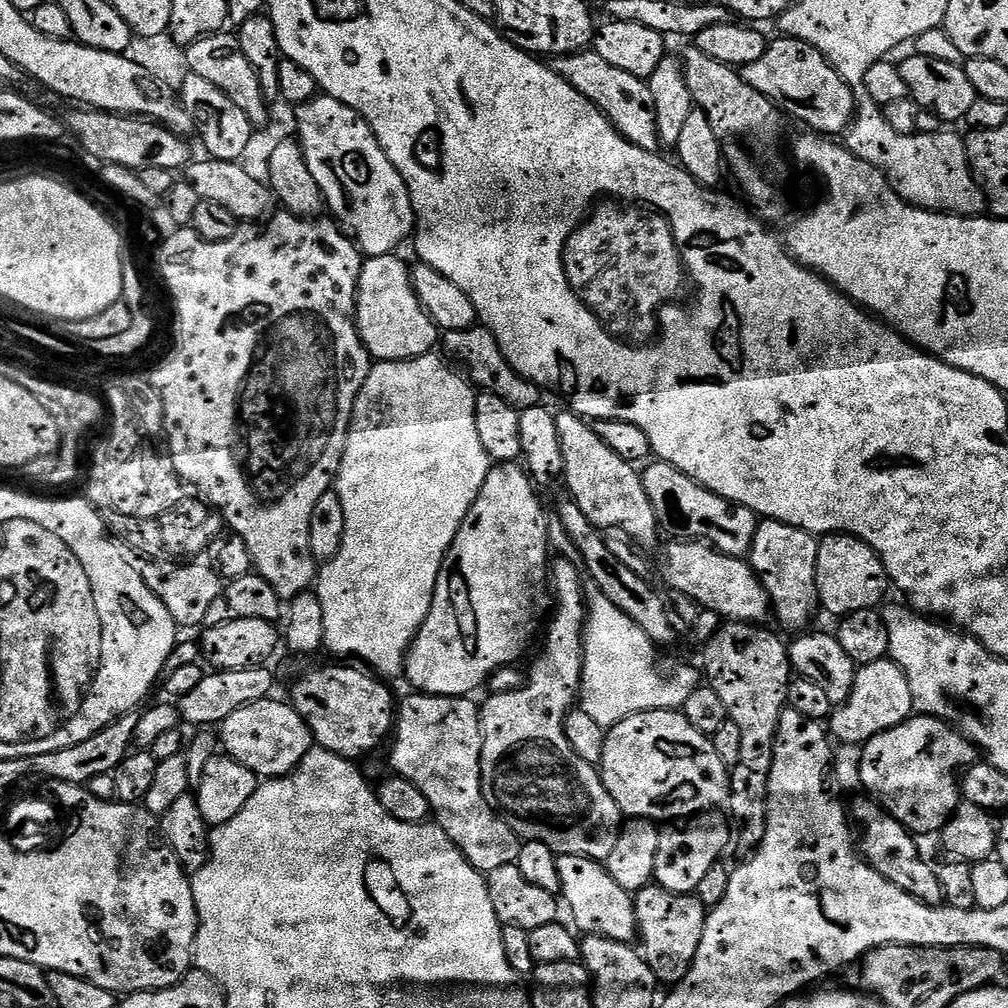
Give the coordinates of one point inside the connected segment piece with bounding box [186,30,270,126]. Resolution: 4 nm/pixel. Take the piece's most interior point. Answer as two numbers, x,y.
218,58

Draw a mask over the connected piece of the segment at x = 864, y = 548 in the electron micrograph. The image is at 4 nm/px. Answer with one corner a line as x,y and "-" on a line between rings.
828,534
819,541
816,581
820,608
836,616
835,618
843,618
858,610
883,605
884,595
887,594
888,588
890,589
882,558
878,558
878,554
866,542
847,534

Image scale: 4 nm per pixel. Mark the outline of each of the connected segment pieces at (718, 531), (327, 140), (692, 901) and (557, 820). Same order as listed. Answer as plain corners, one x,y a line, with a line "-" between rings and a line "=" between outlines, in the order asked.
649,463
649,468
643,469
642,479
646,494
654,506
656,523
663,531
665,528
676,540
707,544
727,556
744,558
751,553
758,523
755,512
714,494
709,488
703,488
698,481
692,480
672,464
655,463
=
327,94
317,95
299,105
296,111
295,135
304,151
306,166
310,166
310,174
314,174
314,182
318,182
320,193
324,195
324,204
331,215
351,235
360,246
365,257
390,256
397,251
396,247
404,239
413,235
416,227
416,212
412,209
412,199
408,193
406,182
398,174
398,170
386,158
378,138
370,130
370,126
356,111
342,102
338,102
=
655,882
647,884
642,890
635,892
634,899
638,940
639,943
644,943
644,948
642,947
644,961
648,963
650,970
661,985
675,986
680,984
682,978
686,978
686,974
694,962
694,954
698,954
698,942
702,942
702,930
706,926
709,909
704,907
696,895
687,892
671,892
=
568,560
551,565
550,588
556,591
556,613
548,624
548,637
540,657
532,664
526,682
513,692
489,695
480,708
482,726
482,758
480,759
480,781
486,802
496,815
524,840
537,840
557,856
585,856
591,860
606,862
614,851
614,842
622,827
622,813
614,798
600,781
599,771
588,764
570,746
564,729
564,719
577,707
580,694
580,679
584,665
584,580
579,567

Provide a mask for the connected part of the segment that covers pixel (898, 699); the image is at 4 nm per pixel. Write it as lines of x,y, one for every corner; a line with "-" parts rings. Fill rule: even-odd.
885,658
857,667
854,690
845,704
833,711
830,732
843,745
863,746
870,738
901,724
913,712
910,682
906,682
906,674
902,674
902,670
891,658

